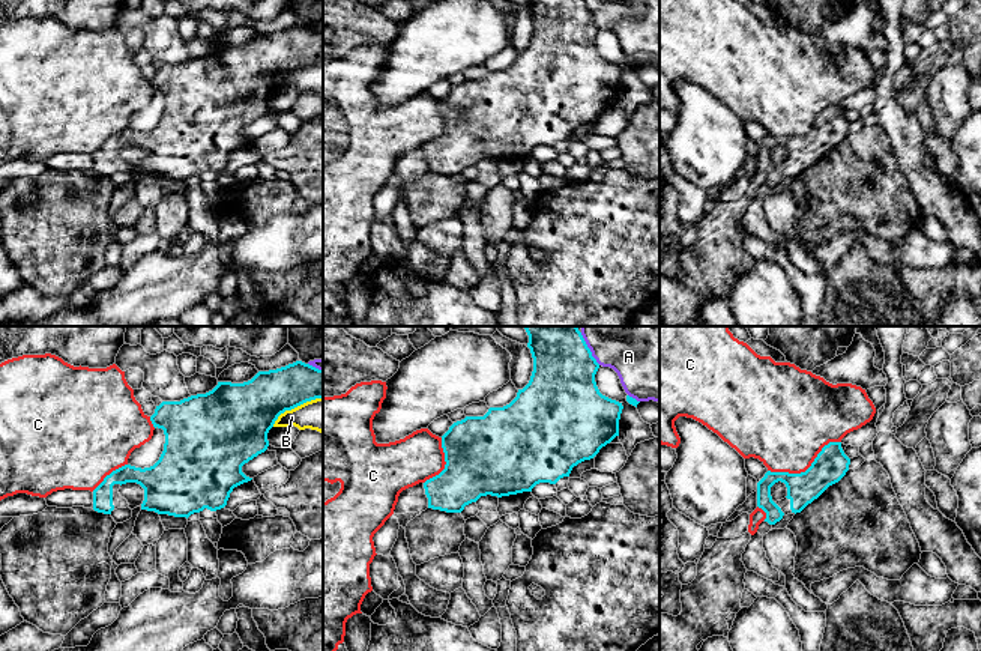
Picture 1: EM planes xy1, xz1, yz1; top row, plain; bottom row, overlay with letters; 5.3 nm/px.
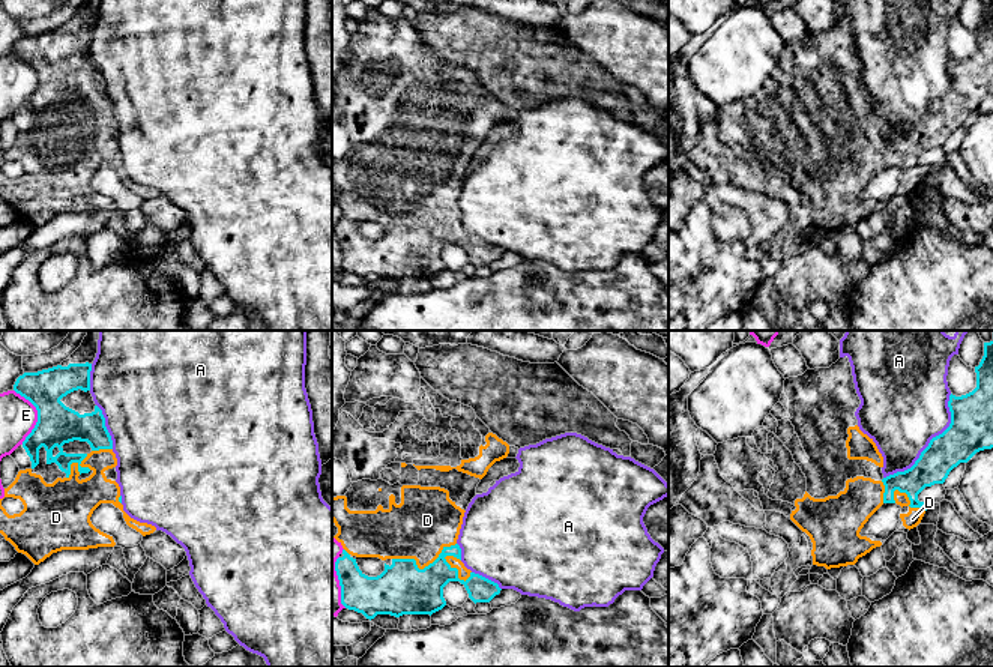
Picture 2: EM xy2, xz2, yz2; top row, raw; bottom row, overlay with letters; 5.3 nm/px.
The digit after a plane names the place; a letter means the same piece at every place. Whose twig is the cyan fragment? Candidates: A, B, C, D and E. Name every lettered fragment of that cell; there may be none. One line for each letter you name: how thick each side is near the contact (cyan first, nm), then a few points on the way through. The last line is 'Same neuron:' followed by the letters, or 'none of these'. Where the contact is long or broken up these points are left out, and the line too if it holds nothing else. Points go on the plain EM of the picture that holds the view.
D: 280/340 nm
Same neuron: D

